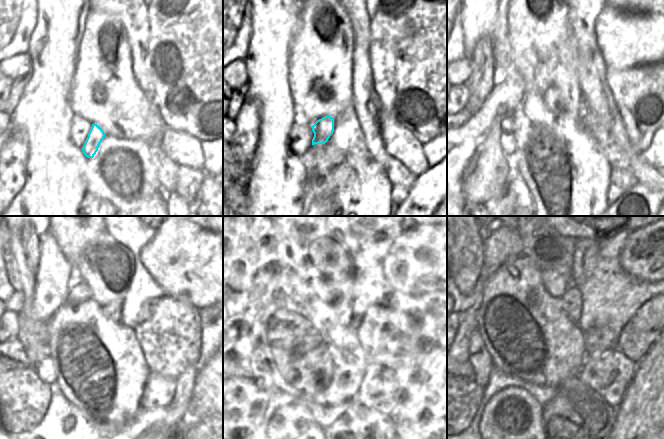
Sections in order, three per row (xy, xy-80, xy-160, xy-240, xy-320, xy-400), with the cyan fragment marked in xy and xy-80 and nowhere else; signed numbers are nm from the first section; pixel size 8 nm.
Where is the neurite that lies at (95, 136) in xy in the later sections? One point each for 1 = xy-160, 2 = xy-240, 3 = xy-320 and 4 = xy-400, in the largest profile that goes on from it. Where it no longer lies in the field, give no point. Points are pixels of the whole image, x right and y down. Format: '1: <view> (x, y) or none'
1: xy-160 (552, 98)
2: xy-240 (113, 311)
3: xy-320 (345, 301)
4: xy-400 (572, 299)

